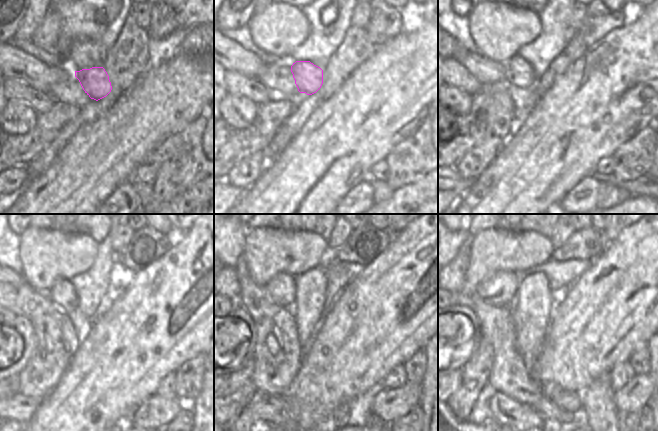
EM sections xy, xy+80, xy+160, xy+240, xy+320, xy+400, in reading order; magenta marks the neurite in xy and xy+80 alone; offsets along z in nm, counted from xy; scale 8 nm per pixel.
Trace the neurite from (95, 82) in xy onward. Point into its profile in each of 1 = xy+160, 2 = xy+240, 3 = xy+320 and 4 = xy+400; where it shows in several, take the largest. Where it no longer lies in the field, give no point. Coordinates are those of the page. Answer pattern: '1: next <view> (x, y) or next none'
1: next xy+160 (518, 72)
2: next xy+240 (63, 294)
3: next xy+320 (281, 289)
4: next xy+400 (499, 289)

